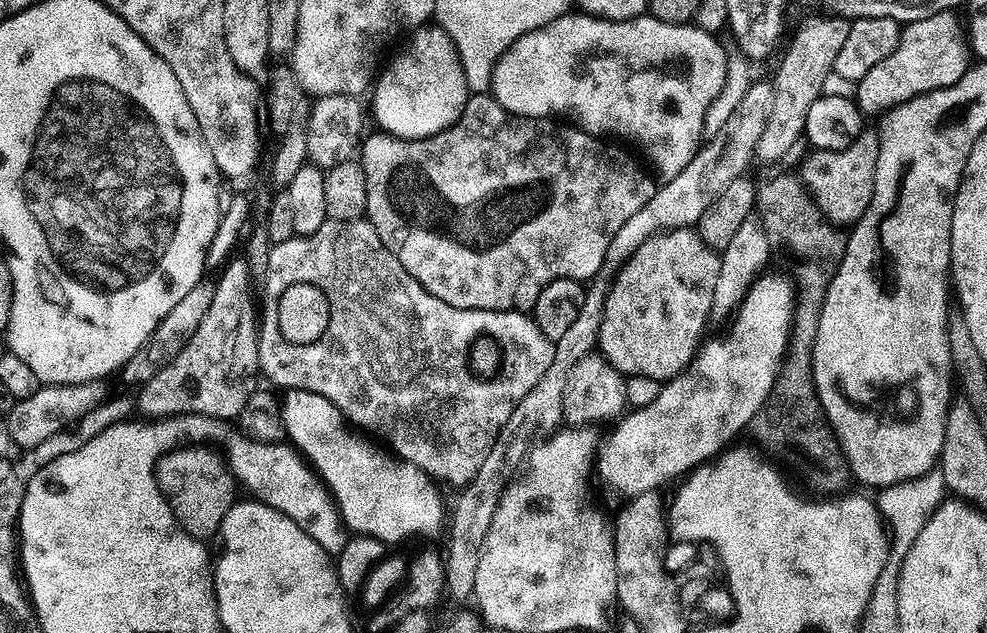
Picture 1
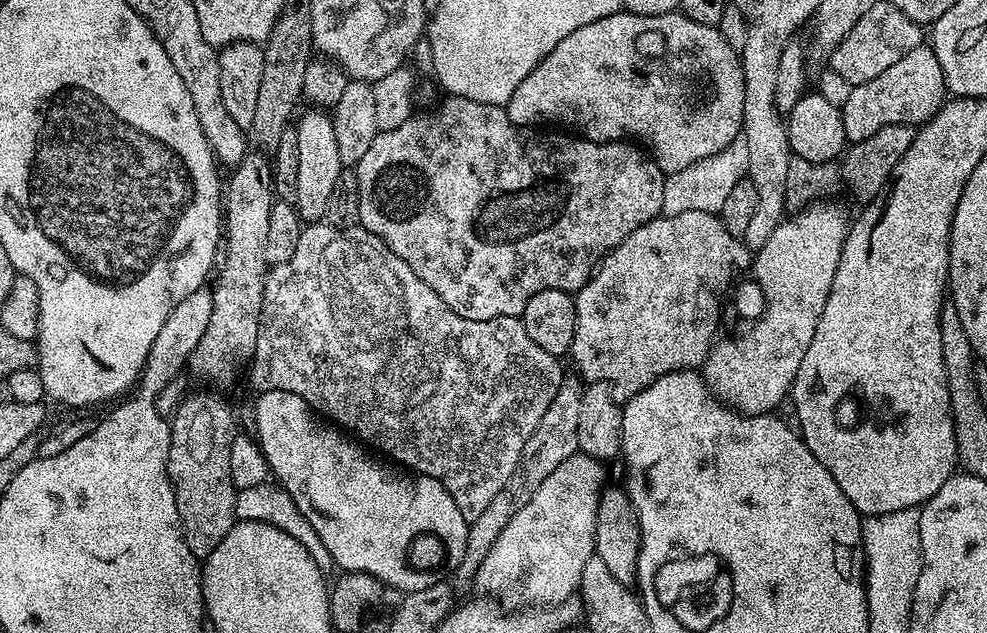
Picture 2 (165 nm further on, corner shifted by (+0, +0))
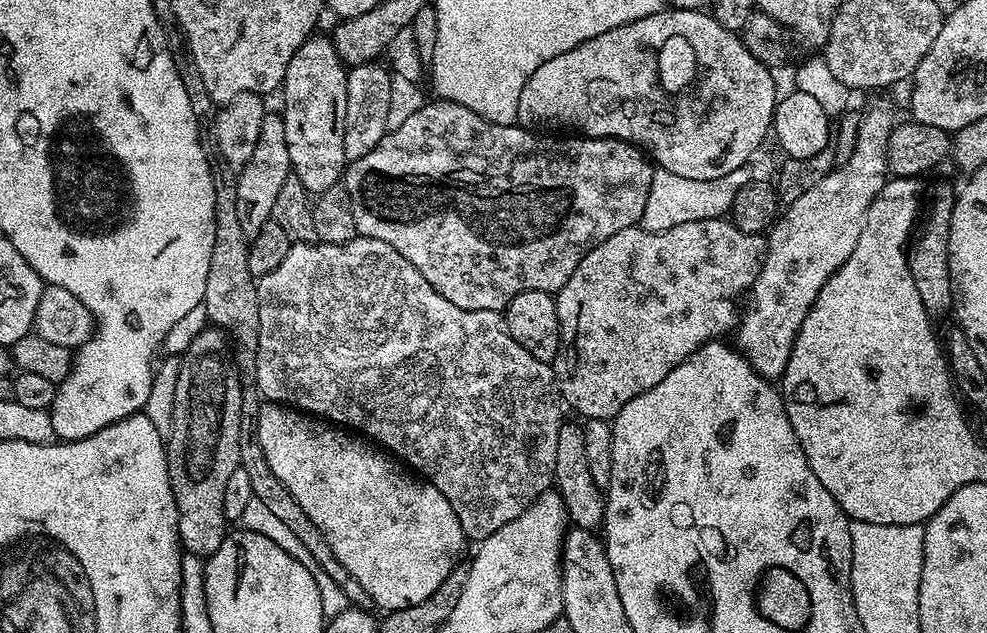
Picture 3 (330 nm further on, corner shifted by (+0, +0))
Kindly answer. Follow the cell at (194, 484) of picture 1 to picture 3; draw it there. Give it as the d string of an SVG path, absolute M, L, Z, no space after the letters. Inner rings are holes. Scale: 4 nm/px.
M208 326L192 340L188 354L181 362L174 391L173 424L166 439L170 486L174 490L174 502L178 506L178 534L185 553L203 558L210 557L230 531L230 521L223 514L223 494L230 474L240 467L240 415L244 401L244 388L237 369L223 360L230 352L230 340L215 326Z

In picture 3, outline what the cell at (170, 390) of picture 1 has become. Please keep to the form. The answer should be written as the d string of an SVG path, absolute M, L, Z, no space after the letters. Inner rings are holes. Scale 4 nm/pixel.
M265 115L262 122L262 134L258 134L258 146L254 146L254 154L250 154L250 162L246 162L244 168L239 169L236 178L236 209L238 210L238 222L242 222L242 230L245 236L251 238L266 226L266 222L272 219L274 202L281 191L282 184L289 176L293 175L292 163L290 162L290 150L286 150L286 126L283 115Z

